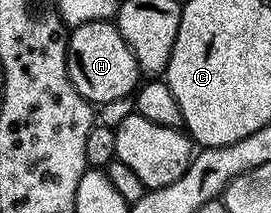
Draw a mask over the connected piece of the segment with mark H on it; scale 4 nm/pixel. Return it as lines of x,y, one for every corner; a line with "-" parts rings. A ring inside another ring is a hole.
112,19
78,24
68,33
68,37
69,55
65,61
69,77
77,93
90,105
100,106
115,102
115,98
134,95
142,74
137,68
135,54
131,54
131,46
127,46
123,34
119,34

